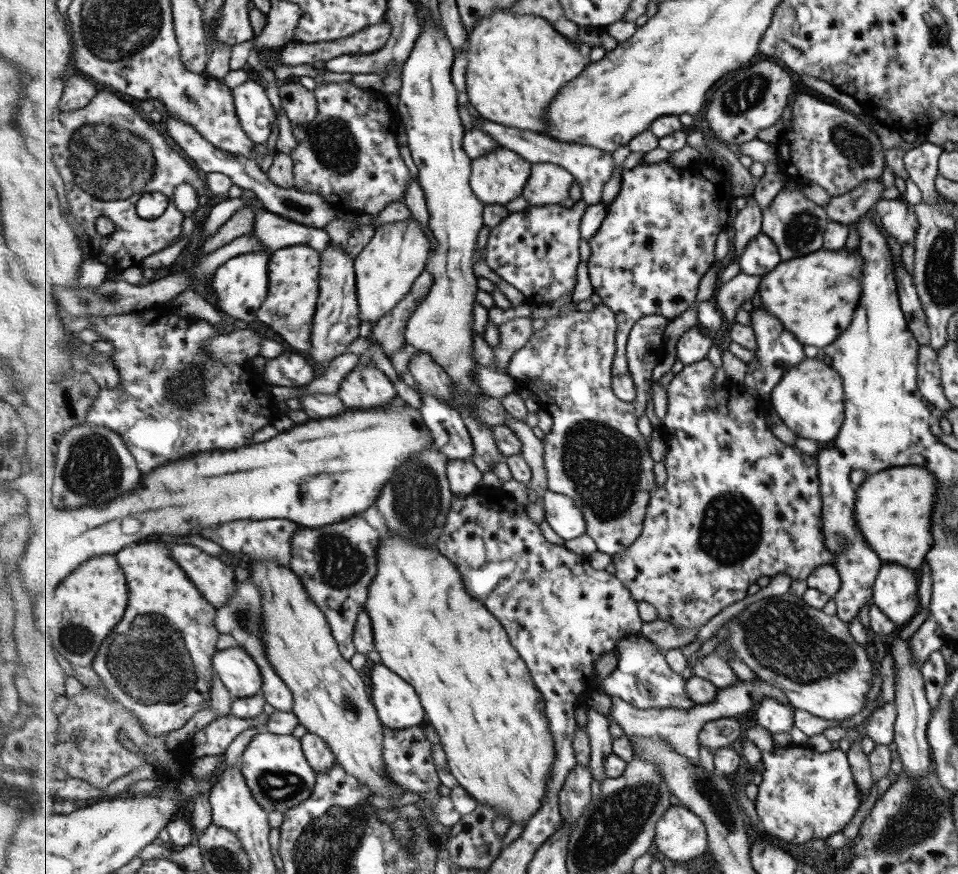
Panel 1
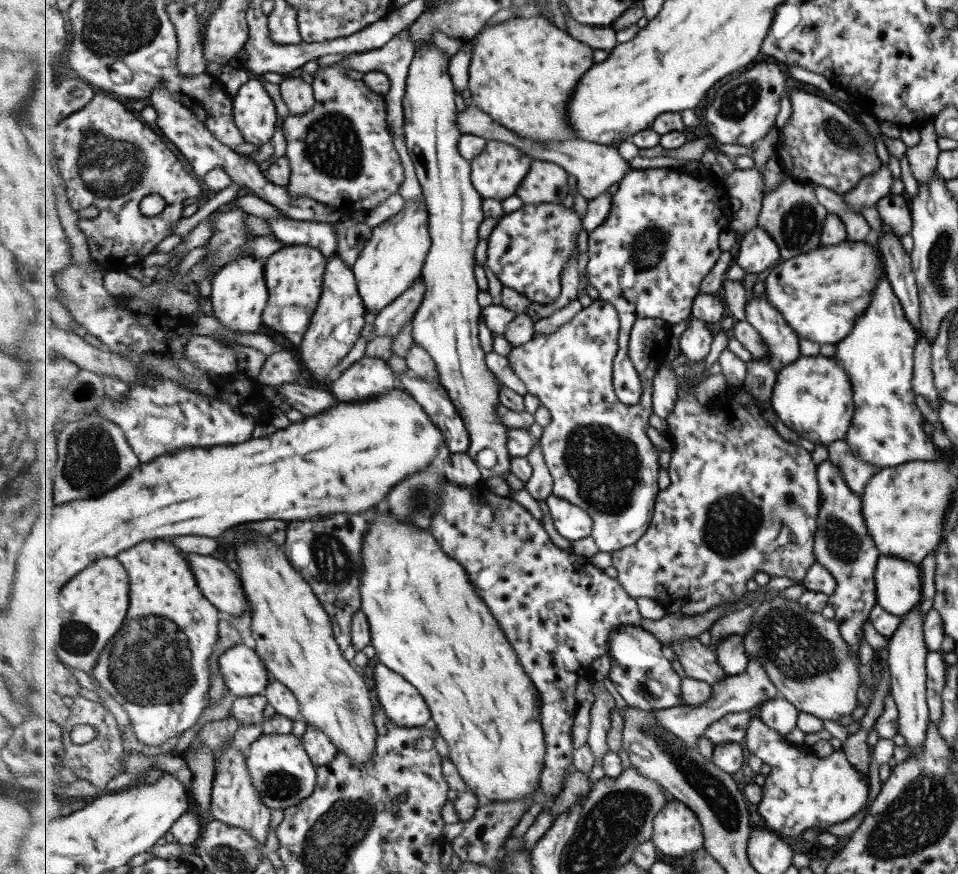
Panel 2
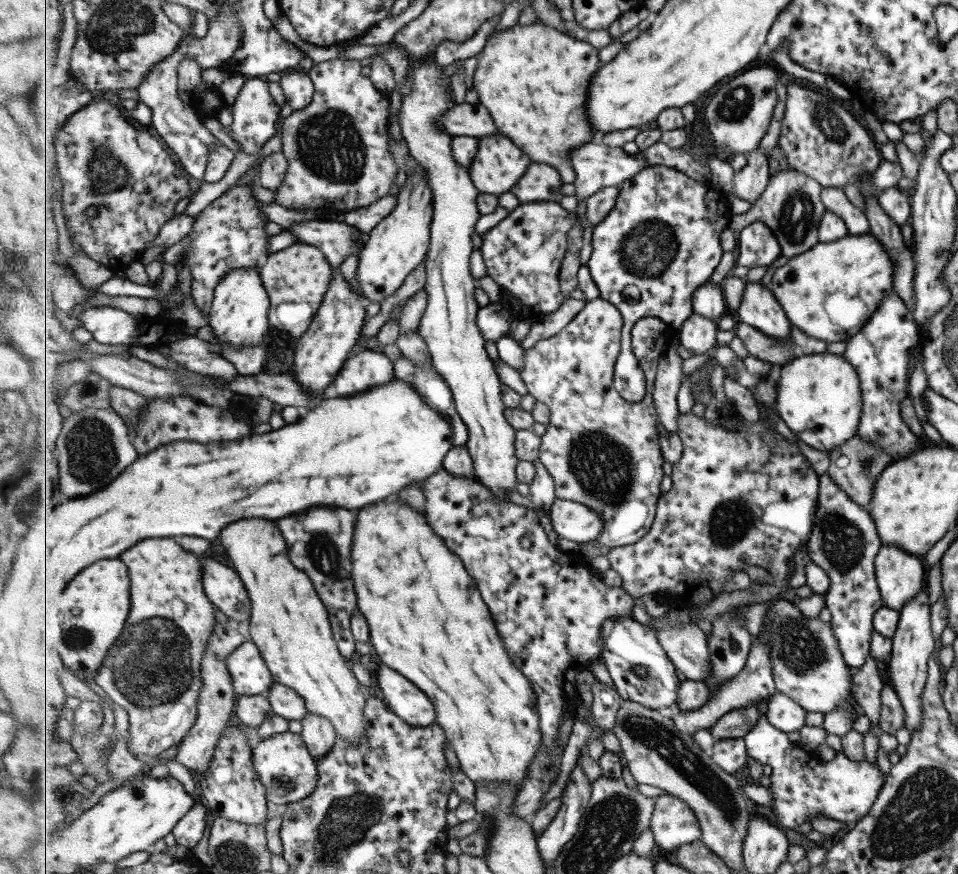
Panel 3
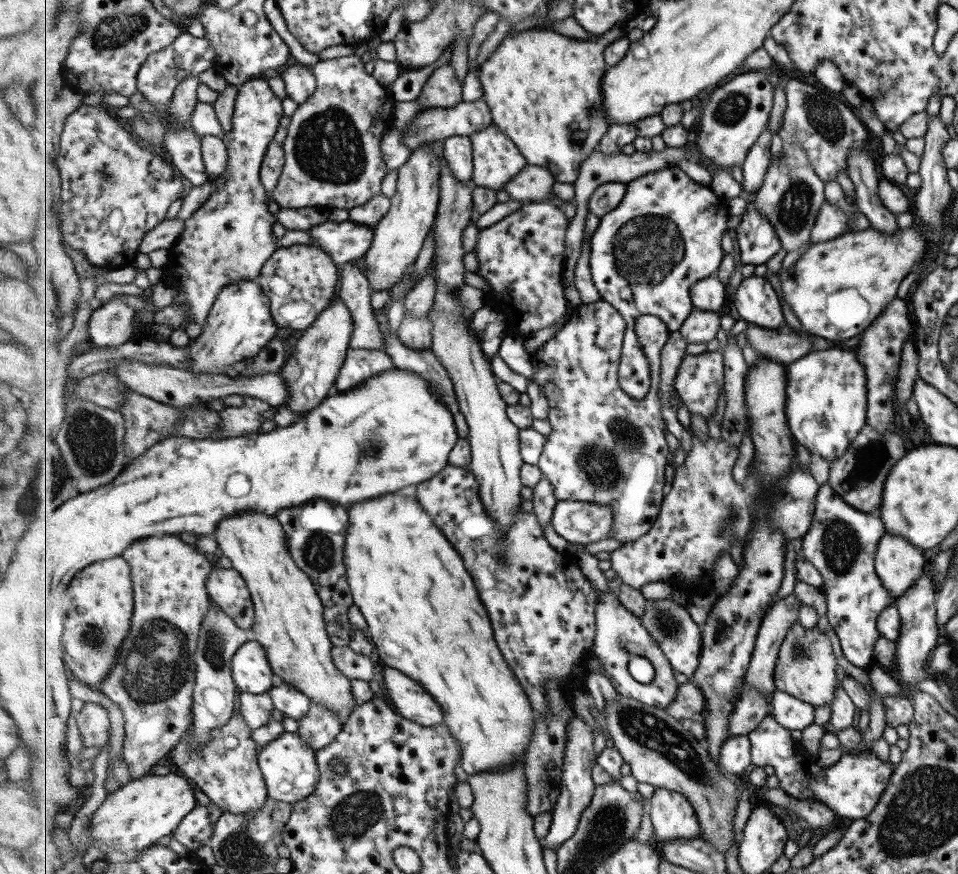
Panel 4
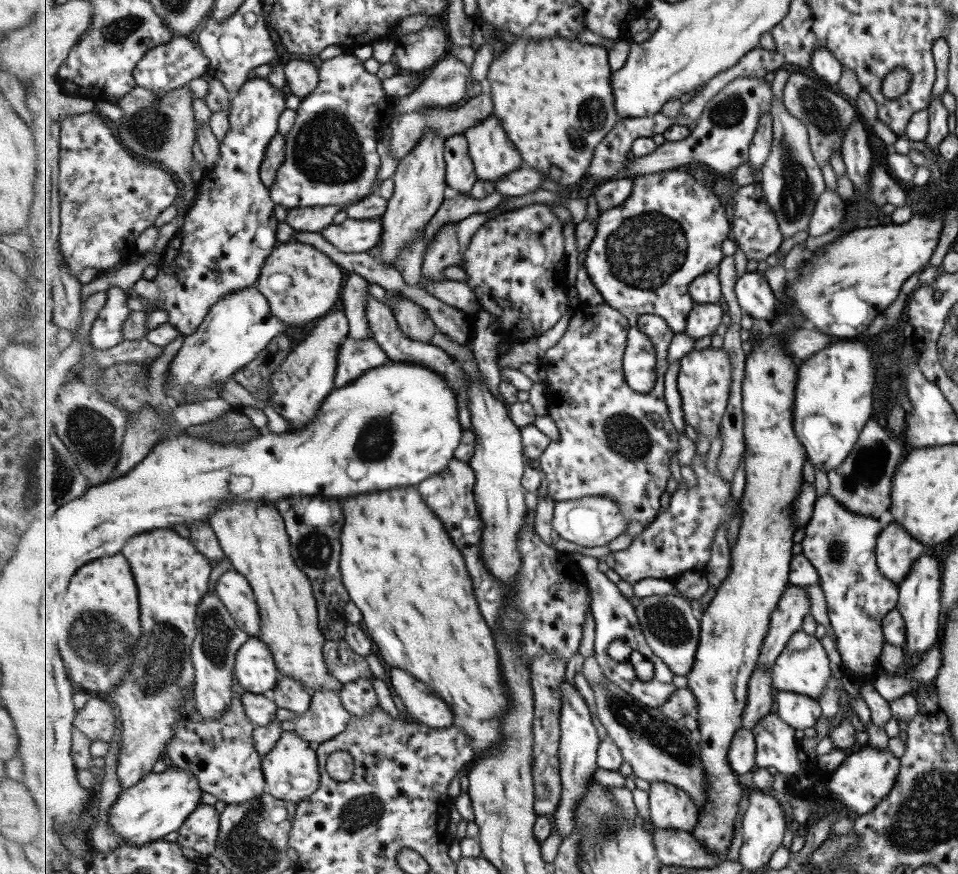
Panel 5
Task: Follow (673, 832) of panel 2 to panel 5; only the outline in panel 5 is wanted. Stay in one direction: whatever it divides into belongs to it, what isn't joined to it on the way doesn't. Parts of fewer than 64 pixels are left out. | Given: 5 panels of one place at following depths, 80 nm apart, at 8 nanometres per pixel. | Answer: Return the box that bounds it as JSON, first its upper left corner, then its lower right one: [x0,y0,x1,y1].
[649,783,700,834]

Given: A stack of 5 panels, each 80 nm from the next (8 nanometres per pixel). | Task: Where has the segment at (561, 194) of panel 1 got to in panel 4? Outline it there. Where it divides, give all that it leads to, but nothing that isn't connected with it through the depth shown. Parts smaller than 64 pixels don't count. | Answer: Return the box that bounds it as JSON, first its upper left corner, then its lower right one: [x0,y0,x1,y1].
[504,165,557,202]

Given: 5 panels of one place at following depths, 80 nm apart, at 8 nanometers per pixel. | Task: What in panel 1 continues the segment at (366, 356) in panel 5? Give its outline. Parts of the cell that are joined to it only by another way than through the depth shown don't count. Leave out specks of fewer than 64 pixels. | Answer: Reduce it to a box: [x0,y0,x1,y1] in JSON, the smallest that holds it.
[338,360,397,409]

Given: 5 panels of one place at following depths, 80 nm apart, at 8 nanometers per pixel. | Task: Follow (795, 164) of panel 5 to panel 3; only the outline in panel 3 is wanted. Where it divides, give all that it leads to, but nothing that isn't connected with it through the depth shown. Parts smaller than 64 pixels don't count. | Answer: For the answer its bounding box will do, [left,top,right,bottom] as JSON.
[729,166,825,259]

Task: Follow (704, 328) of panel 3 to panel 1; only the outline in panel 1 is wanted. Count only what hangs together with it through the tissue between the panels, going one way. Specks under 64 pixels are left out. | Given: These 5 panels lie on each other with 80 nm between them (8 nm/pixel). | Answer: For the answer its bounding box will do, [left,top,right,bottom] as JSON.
[676,323,713,366]

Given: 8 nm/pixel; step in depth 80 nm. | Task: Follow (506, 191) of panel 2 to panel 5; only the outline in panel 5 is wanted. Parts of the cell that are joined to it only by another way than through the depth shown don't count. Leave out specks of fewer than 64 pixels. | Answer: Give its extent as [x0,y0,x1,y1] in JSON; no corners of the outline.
[464,112,523,184]

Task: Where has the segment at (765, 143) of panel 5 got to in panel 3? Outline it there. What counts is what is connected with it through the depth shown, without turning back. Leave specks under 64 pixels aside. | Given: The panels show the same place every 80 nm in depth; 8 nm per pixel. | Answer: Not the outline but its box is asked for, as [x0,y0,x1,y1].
[732,147,770,208]

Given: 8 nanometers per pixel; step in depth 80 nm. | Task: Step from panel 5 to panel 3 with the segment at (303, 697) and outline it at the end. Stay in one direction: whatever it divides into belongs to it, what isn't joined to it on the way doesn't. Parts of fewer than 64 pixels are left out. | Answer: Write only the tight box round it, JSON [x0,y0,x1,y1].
[267,682,307,722]

